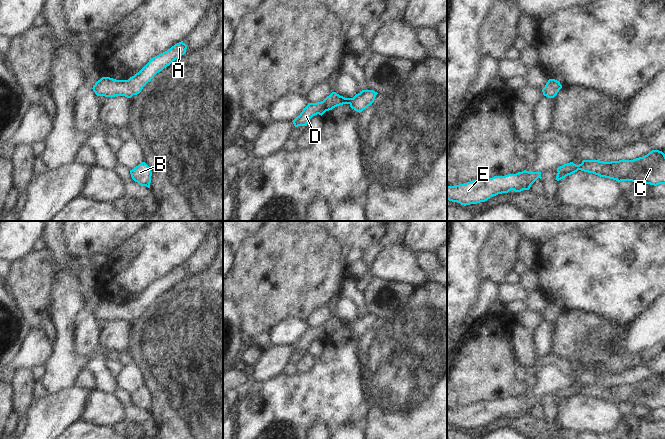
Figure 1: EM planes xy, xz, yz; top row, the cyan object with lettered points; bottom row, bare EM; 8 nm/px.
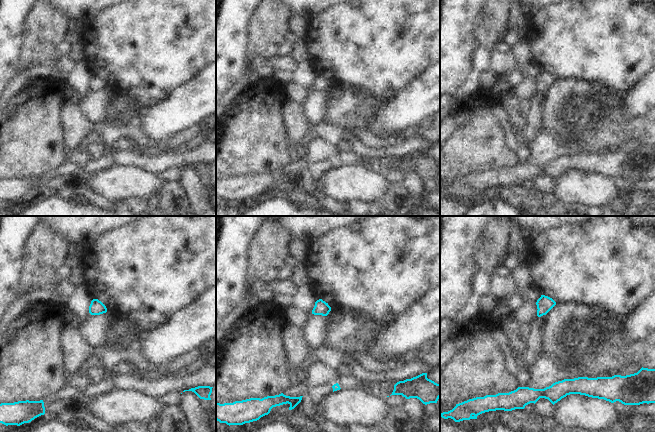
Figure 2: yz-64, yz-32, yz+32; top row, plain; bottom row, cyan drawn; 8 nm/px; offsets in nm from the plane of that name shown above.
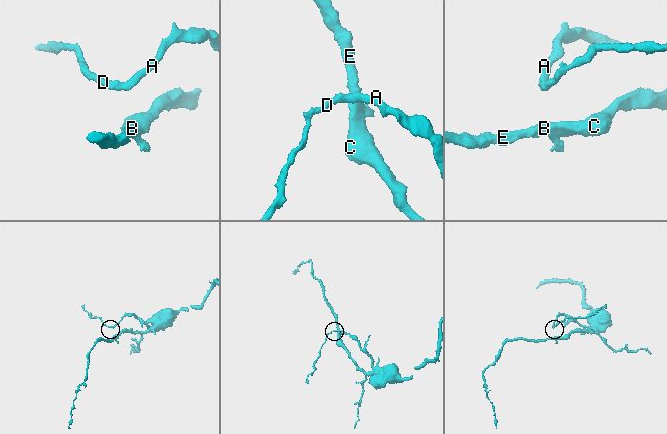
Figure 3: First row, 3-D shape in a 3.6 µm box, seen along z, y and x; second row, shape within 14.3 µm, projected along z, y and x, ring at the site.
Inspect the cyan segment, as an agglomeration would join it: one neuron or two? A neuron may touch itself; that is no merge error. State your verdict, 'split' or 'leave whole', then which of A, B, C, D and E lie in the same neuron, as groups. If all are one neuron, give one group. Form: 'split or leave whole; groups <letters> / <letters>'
leave whole; groups A B C D E

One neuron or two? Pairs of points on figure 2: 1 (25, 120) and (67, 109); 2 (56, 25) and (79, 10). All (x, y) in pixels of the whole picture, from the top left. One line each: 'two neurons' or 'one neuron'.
1: two neurons
2: two neurons

